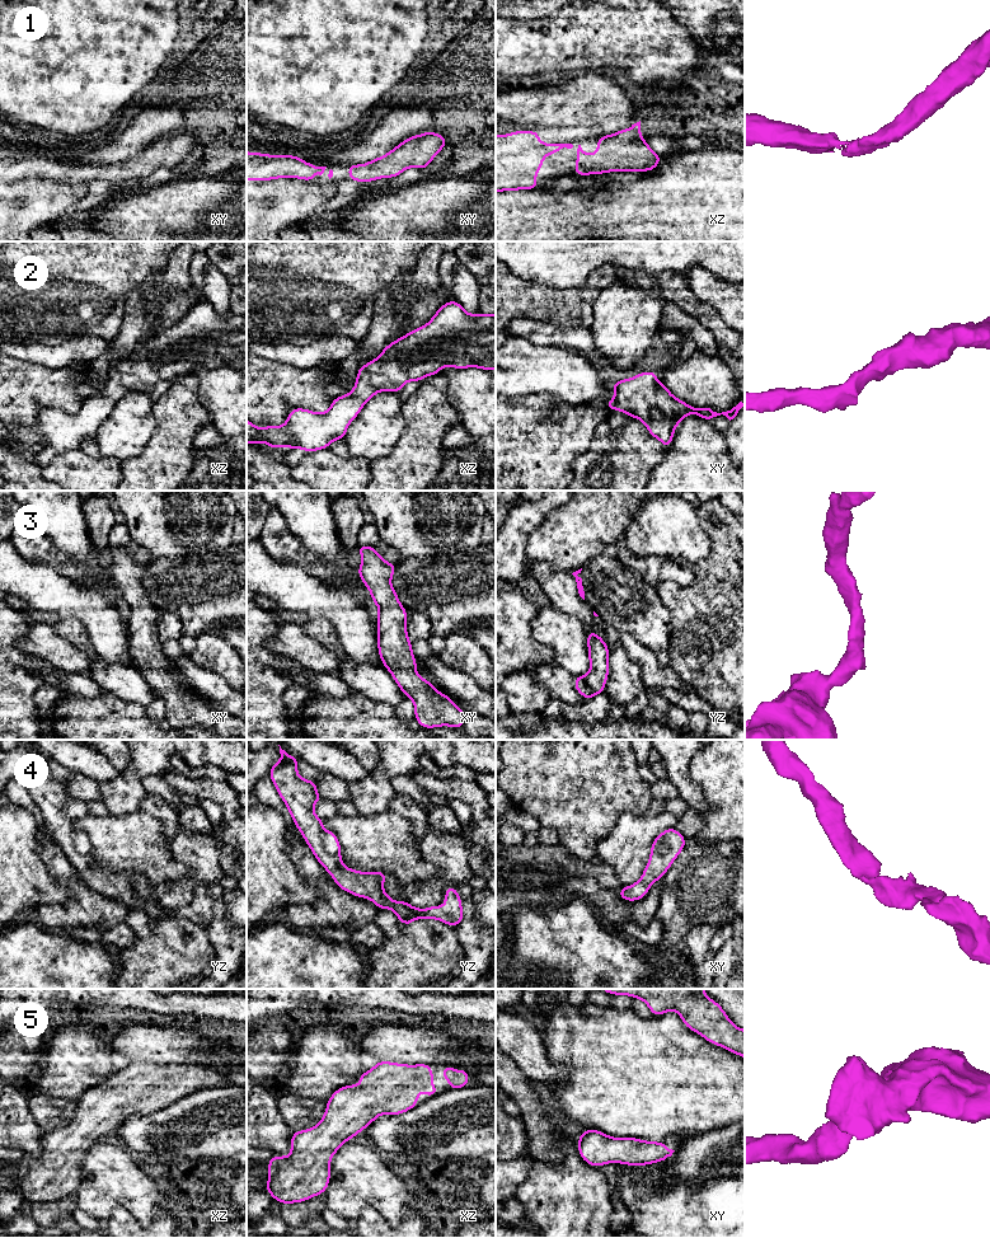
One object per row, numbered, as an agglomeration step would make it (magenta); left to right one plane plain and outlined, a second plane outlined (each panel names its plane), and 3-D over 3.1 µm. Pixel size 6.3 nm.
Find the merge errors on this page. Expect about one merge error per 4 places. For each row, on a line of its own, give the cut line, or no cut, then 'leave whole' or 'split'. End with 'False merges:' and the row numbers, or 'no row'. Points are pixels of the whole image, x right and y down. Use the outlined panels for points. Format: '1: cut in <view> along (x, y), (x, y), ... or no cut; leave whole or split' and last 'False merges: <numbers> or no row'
1: no cut; leave whole
2: no cut; leave whole
3: no cut; leave whole
4: no cut; leave whole
5: no cut; leave whole
False merges: no row

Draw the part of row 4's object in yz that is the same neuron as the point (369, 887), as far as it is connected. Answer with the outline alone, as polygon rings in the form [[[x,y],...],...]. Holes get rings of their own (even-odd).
[[[281,746],[280,754],[281,760],[272,765],[268,775],[287,806],[295,826],[339,888],[357,897],[370,899],[377,909],[391,909],[405,925],[410,925],[416,919],[437,919],[455,928],[461,923],[463,900],[456,886],[445,890],[444,908],[435,905],[418,909],[408,901],[394,901],[386,895],[383,883],[388,877],[383,871],[362,873],[358,869],[348,869],[341,859],[342,849],[337,834],[324,830],[324,820],[314,812],[313,806],[323,799],[316,791],[315,780],[306,780],[297,774],[296,765],[300,759],[288,755]]]

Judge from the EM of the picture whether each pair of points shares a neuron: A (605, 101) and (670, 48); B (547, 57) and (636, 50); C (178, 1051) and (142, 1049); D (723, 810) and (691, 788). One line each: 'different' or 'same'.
A: different
B: same
C: same
D: different

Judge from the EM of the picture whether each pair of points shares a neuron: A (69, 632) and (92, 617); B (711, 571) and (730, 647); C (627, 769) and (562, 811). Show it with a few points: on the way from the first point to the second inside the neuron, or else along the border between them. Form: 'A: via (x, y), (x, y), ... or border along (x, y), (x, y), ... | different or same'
A: border along (61, 617), (74, 617), (81, 623), (89, 647) | different
B: via (730, 590), (730, 628) | same
C: via (610, 769), (604, 769), (578, 795) | same

